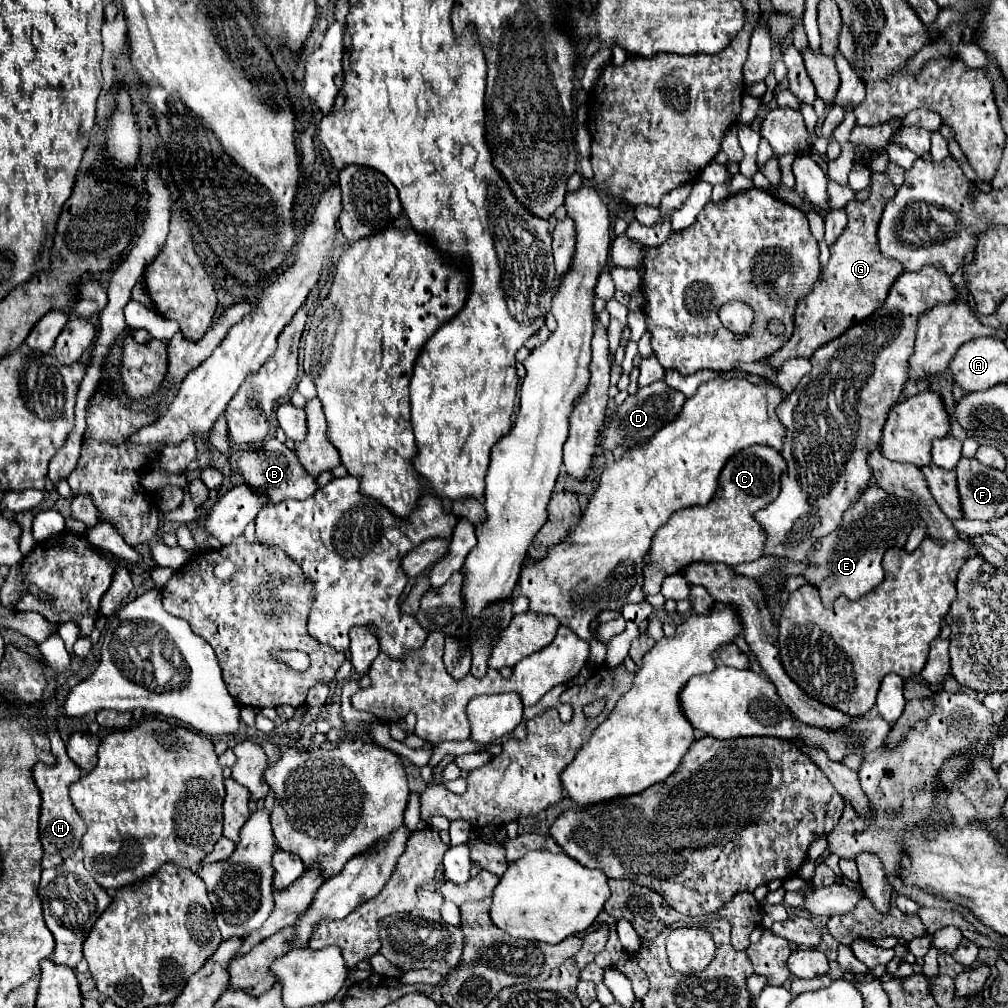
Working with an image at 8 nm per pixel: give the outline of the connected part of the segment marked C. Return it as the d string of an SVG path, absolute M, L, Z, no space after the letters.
M752 445L732 455L720 473L718 491L710 505L686 507L676 511L668 519L668 523L654 535L650 549L650 565L648 569L644 569L644 593L660 593L662 581L666 577L682 573L684 567L696 561L738 565L760 559L764 531L752 515L778 497L782 471L784 459L776 449L768 445Z

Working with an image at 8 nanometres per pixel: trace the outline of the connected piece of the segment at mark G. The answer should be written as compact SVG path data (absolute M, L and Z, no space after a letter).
M872 173L868 199L862 203L850 201L846 205L848 225L842 231L842 235L830 245L830 261L822 269L820 279L814 283L812 291L798 303L792 337L784 343L784 347L780 347L778 351L774 351L770 357L764 359L774 371L780 371L784 361L792 357L810 359L818 347L836 339L848 327L864 321L878 307L882 307L892 283L904 271L898 261L888 261L880 257L876 245L876 225L880 221L880 213L894 195L896 187L884 177L884 173Z

